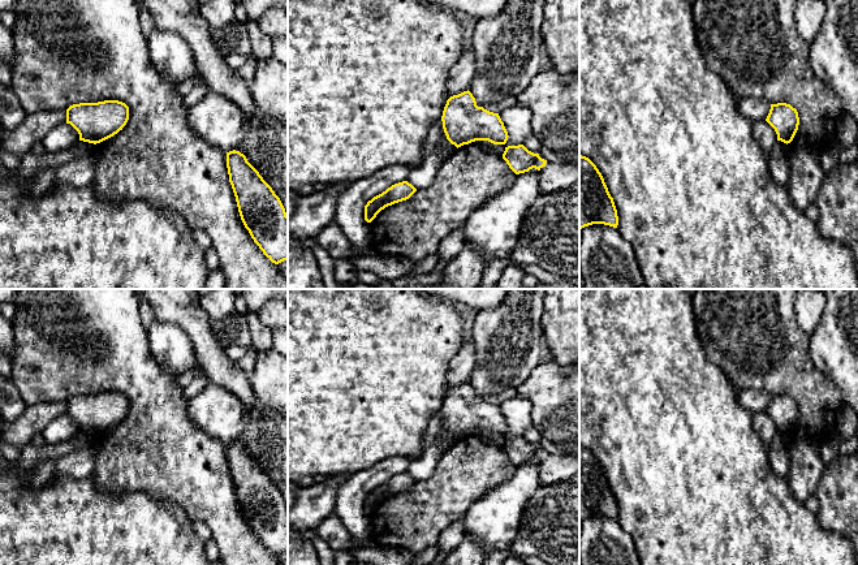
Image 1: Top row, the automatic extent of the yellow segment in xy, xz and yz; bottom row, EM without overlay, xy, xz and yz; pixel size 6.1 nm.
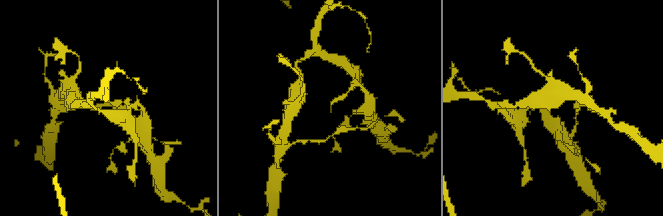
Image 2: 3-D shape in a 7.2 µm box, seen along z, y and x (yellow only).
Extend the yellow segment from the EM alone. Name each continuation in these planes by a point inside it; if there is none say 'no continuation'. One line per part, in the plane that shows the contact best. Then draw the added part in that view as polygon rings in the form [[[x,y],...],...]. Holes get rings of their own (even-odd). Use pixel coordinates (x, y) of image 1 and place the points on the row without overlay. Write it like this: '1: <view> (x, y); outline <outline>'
no continuation

